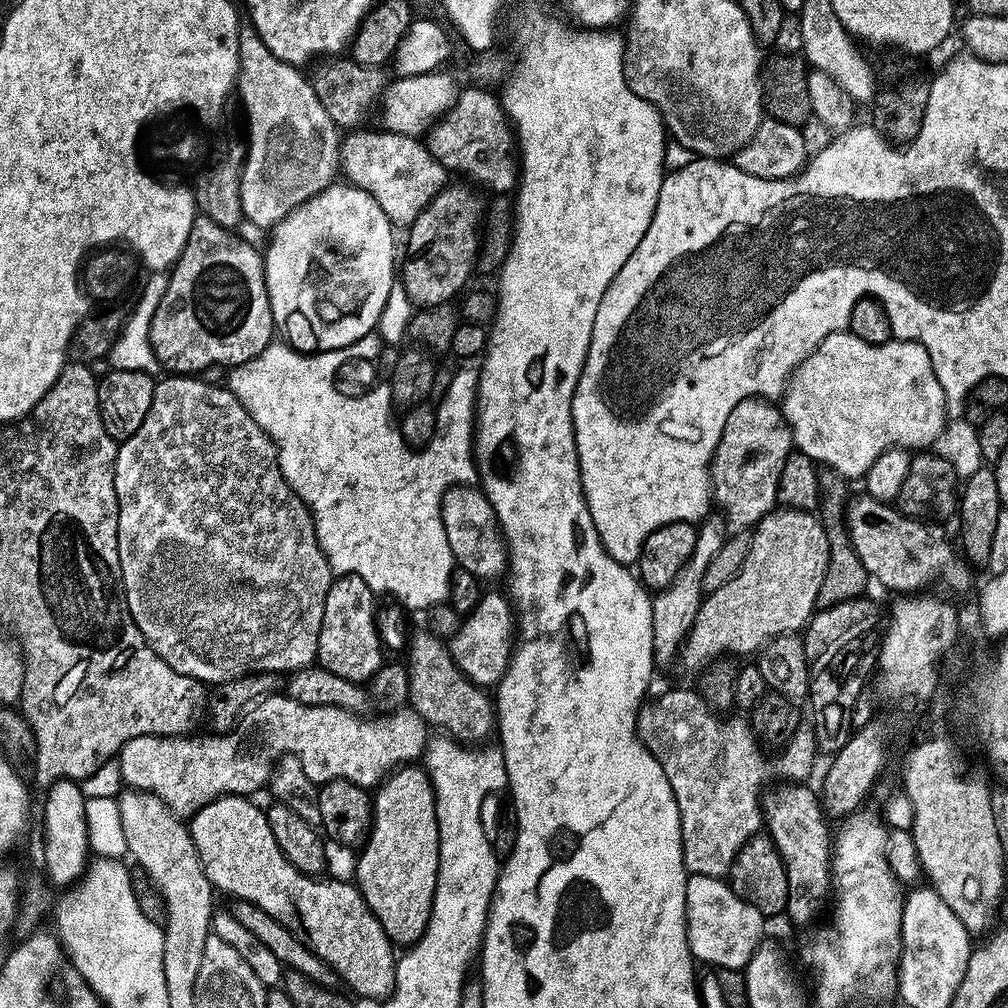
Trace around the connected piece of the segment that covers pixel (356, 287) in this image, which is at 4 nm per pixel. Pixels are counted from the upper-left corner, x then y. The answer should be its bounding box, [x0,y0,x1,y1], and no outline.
[264,182,398,354]

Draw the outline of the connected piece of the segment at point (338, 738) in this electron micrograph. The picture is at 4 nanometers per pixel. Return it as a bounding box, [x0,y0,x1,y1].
[251,694,430,789]

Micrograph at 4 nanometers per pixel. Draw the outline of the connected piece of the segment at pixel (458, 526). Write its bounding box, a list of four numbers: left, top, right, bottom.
[441,486,508,582]

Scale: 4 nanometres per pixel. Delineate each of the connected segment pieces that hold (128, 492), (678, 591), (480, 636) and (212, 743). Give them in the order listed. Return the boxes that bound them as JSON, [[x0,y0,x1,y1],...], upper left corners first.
[[114,374,334,686],[652,518,726,660],[449,591,516,688],[118,734,270,818]]

